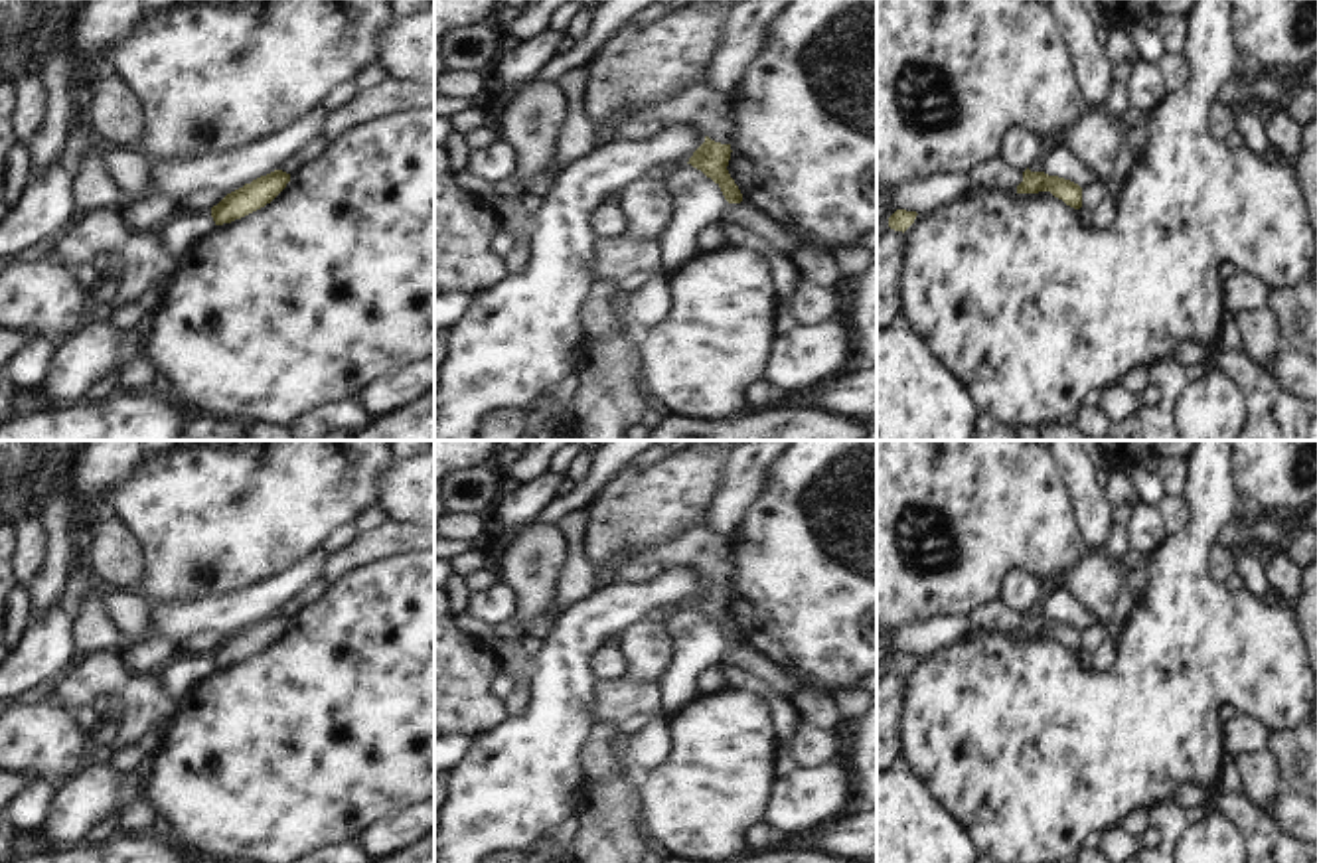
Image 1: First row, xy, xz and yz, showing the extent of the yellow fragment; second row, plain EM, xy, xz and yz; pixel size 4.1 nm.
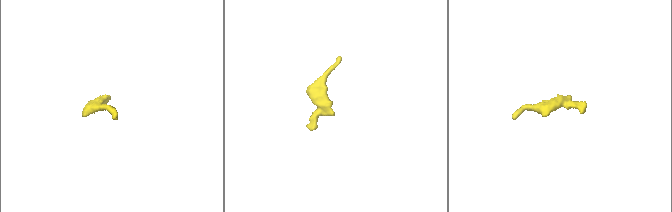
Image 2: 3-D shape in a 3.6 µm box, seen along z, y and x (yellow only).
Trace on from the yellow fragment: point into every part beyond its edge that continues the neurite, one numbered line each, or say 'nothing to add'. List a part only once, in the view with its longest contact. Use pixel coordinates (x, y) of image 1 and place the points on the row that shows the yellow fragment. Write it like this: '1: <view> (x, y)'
nothing to add

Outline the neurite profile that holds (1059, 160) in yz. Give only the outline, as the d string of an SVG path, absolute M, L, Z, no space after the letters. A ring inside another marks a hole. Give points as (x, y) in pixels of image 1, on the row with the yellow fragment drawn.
M1052 142L1043 154L1043 172L1070 180L1084 188L1090 180L1098 178L1080 156L1062 142Z

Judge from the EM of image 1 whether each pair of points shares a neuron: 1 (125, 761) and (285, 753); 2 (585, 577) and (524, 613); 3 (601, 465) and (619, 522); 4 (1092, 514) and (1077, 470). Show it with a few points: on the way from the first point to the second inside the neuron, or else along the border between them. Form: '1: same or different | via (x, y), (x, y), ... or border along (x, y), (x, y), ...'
1: different | border along (160, 737), (151, 753)
2: different | border along (565, 549), (557, 593), (528, 632)
3: different | border along (615, 476), (581, 510)
4: same | via (1090, 504), (1081, 480)

